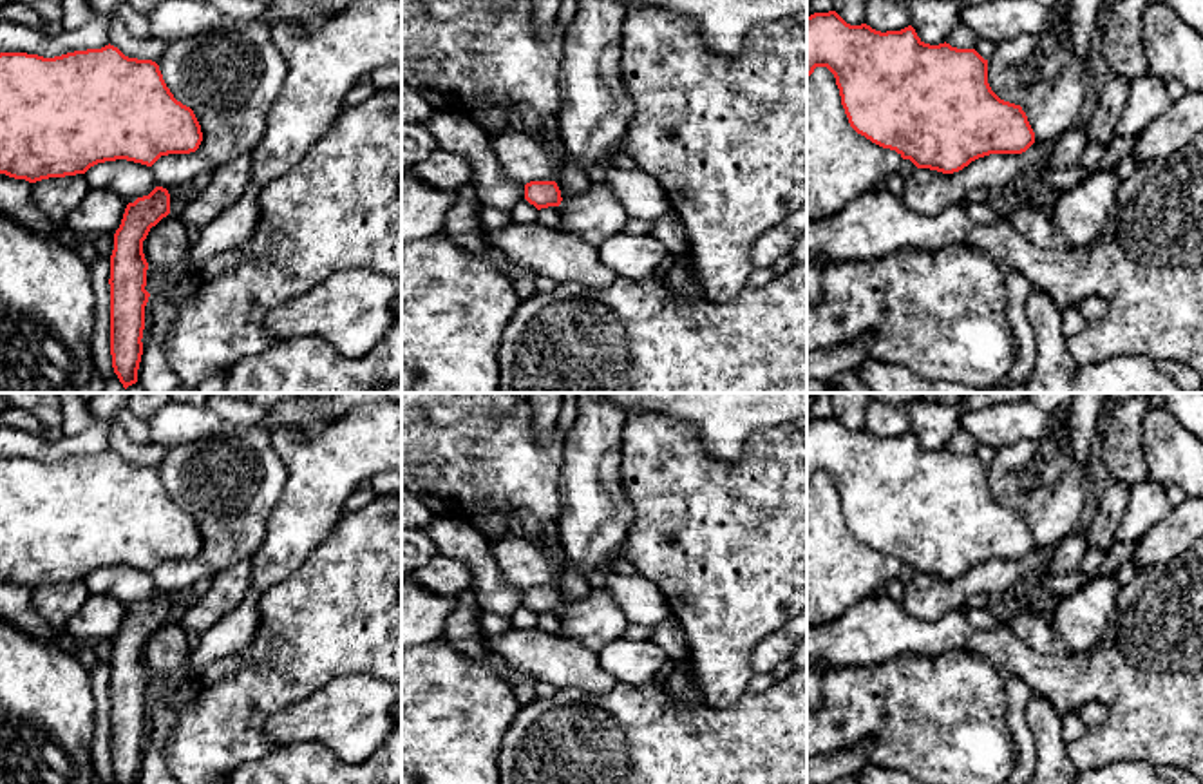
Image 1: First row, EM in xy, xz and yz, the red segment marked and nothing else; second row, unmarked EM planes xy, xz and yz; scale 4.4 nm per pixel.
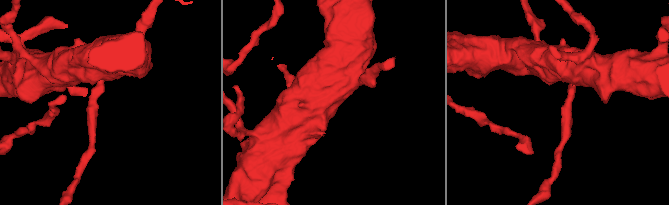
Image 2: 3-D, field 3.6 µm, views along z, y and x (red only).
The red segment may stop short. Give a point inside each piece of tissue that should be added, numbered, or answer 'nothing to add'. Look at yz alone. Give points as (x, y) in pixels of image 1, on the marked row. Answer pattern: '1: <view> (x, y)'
nothing to add

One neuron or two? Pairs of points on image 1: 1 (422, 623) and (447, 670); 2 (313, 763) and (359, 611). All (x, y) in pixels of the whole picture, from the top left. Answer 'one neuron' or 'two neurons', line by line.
1: two neurons
2: two neurons

